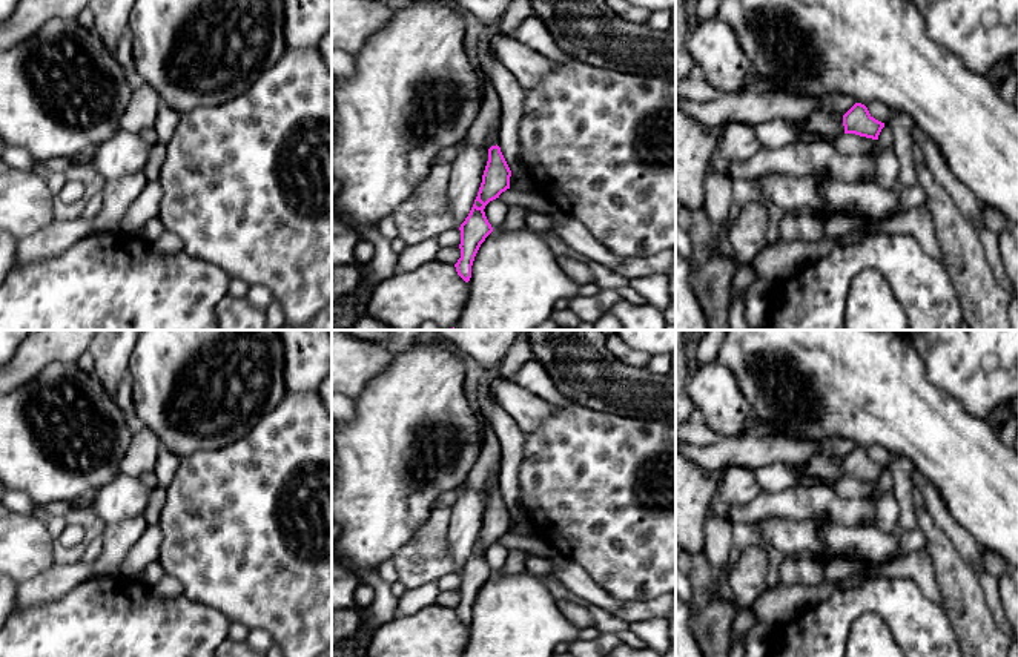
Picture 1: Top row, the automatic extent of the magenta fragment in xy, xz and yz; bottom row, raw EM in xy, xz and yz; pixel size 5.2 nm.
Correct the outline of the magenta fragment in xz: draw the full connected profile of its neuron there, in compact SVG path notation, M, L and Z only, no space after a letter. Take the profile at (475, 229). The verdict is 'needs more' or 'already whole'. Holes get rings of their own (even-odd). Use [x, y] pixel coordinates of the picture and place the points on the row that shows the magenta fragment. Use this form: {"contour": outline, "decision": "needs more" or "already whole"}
{"contour": "M499 129L490 137L491 147L488 149L488 161L482 175L482 183L474 200L474 204L461 224L461 258L454 264L458 275L468 282L471 278L471 266L474 256L485 241L485 238L493 232L491 224L485 216L485 206L499 198L502 192L510 189L511 170L501 152L499 144Z", "decision": "needs more"}

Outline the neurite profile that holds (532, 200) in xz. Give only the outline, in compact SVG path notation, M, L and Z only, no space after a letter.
M510 187L499 195L499 200L508 206L510 204L519 204L524 209L534 210L539 213L547 213L547 215L559 210L557 206L554 206L553 203L545 200L536 190L521 192L521 190Z

